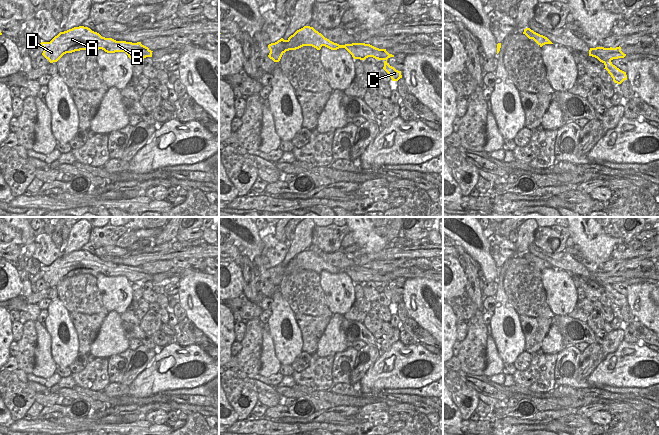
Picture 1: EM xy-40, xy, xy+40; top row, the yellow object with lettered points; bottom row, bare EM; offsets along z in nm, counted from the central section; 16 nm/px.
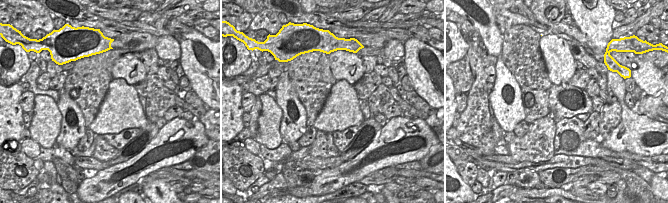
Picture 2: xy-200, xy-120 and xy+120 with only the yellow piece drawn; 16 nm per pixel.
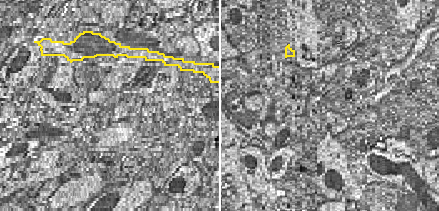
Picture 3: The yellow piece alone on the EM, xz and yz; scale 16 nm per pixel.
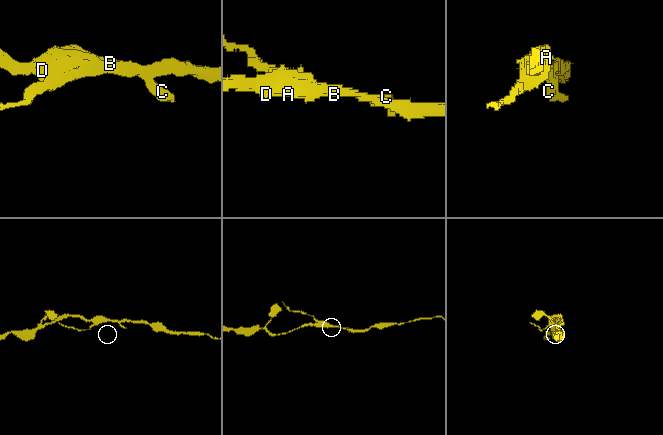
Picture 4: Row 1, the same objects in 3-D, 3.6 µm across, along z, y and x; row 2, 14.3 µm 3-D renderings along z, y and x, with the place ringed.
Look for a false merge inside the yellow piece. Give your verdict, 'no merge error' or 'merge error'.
no merge error

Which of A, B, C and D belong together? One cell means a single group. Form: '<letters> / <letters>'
A B C D

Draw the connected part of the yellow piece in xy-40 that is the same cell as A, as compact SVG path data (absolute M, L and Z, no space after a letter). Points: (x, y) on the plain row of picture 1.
M84 250L60 256L50 266L41 266L40 271L44 272L42 279L50 287L57 286L66 277L80 274L91 274L94 277L99 273L107 277L125 276L130 283L152 281L153 276L141 266L132 267L105 262Z

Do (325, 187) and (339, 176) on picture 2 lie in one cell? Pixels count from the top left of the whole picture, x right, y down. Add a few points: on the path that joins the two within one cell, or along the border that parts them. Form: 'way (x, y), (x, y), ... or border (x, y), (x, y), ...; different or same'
way (328, 184), (336, 178); same

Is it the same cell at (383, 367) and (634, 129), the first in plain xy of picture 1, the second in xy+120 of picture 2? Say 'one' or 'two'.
one

